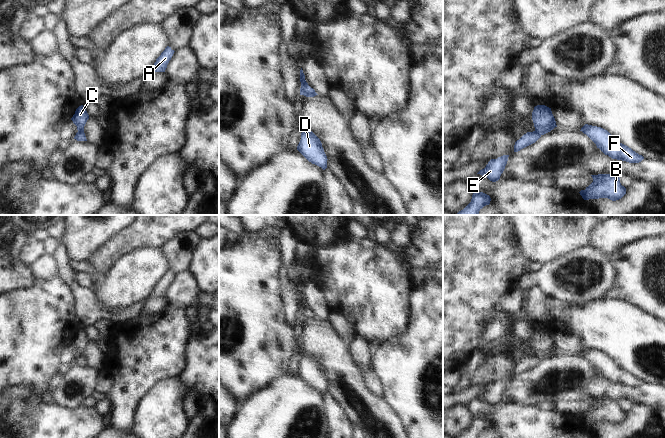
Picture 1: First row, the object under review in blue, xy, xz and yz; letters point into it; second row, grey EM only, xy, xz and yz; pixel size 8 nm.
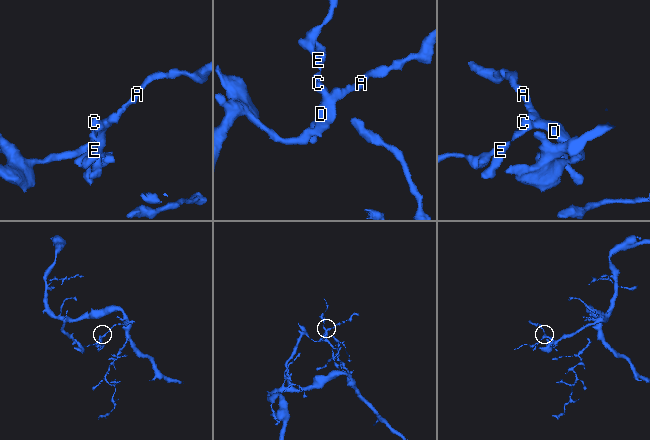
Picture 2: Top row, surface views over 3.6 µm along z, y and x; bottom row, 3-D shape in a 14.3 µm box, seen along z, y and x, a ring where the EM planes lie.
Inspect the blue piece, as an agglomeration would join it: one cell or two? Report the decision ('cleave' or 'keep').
keep

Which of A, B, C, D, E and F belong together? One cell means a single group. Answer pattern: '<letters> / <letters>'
A B C D E F

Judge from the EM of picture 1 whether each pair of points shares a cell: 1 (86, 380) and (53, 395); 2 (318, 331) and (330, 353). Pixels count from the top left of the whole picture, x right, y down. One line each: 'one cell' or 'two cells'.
1: one cell
2: one cell

